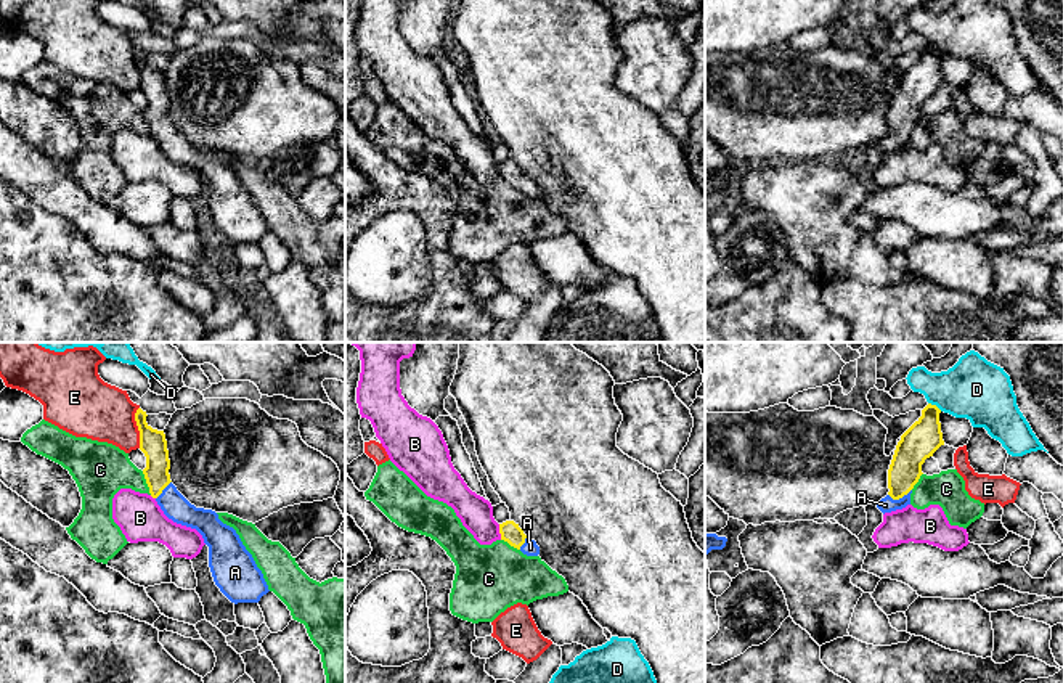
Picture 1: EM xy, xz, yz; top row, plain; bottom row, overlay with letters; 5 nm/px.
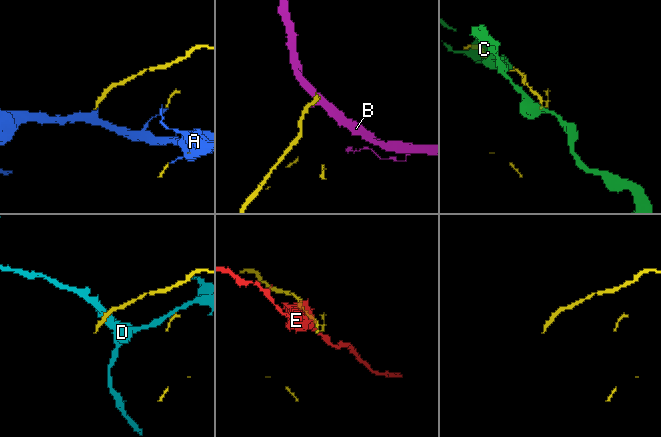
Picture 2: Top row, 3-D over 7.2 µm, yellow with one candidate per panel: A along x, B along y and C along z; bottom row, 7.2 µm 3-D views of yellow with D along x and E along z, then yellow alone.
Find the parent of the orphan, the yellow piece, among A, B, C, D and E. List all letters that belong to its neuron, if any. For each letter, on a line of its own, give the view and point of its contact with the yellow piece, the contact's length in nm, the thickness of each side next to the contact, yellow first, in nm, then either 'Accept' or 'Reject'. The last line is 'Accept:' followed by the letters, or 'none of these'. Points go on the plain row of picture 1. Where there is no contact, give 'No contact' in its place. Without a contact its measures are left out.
A: Touches yellow at yz (900, 137). Shared border 120 nm. Thickness 160 nm (yellow) against 80 nm. Accept
B: Touches yellow at xz (500, 172). Shared border 80 nm. Thickness 100 nm (yellow) against 170 nm. Reject
C: Touches yellow at xy (146, 122). Shared border 130 nm. Thickness 140 nm (yellow) against 280 nm. Reject
D: Touches yellow at yz (935, 45). Shared border 80 nm. Thickness 180 nm (yellow) against 300 nm. Reject
E: Touches yellow at xy (138, 68). Shared border 200 nm. Thickness 140 nm (yellow) against 300 nm. Reject
Accept: A

